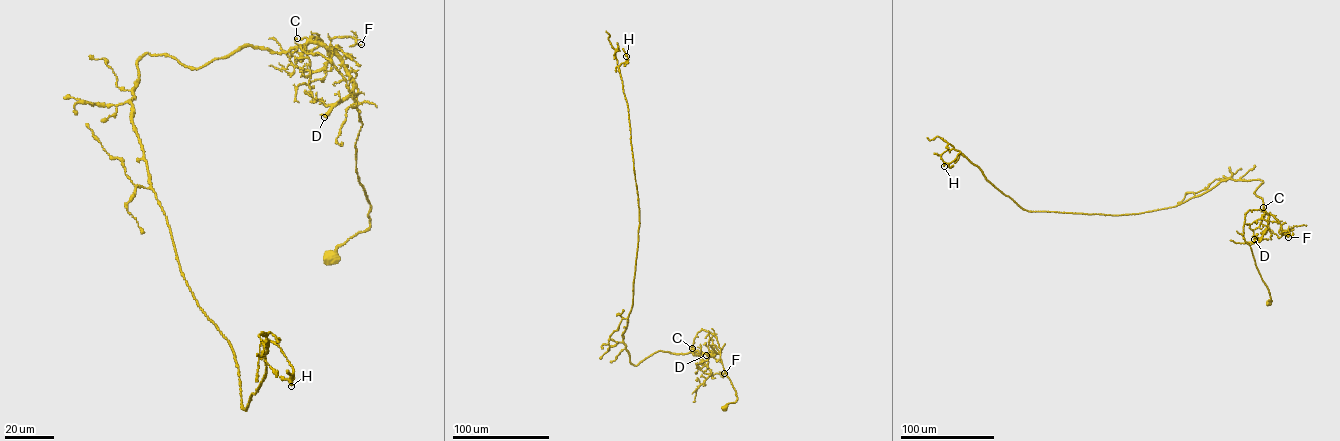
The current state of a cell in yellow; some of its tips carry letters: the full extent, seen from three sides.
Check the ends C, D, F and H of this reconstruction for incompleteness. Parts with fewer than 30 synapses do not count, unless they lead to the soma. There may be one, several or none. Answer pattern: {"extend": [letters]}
{"extend": ["D"]}

